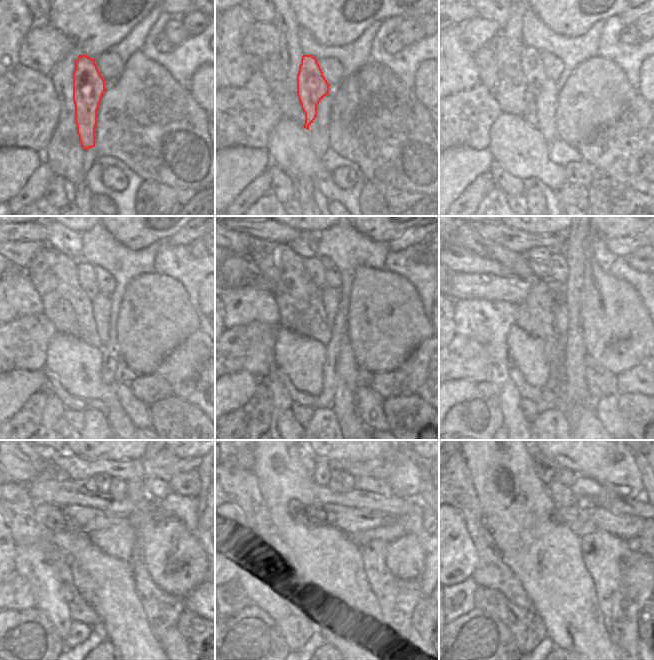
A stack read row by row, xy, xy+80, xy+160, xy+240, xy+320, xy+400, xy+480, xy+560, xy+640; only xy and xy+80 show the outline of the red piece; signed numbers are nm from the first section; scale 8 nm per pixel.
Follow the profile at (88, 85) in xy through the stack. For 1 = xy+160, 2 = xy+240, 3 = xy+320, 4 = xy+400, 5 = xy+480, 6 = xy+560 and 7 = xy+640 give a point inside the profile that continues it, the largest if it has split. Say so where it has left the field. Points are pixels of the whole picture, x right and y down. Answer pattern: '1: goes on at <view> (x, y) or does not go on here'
1: goes on at xy+160 (532, 67)
2: goes on at xy+240 (85, 271)
3: goes on at xy+320 (314, 266)
4: goes on at xy+400 (540, 267)
5: goes on at xy+480 (101, 481)
6: goes on at xy+560 (321, 473)
7: goes on at xy+640 (545, 468)

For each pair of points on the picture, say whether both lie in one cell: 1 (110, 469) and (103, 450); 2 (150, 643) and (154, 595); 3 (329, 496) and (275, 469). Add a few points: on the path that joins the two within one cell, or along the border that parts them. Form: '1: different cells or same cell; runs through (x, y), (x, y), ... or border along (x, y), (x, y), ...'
1: different cells; border along (83, 456), (86, 458), (129, 461)
2: different cells; border along (142, 605), (146, 619), (155, 633)
3: different cells; border along (312, 483), (315, 504)

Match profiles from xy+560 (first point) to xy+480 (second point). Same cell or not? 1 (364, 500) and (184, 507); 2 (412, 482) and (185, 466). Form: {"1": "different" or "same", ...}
{"1": "different", "2": "different"}

